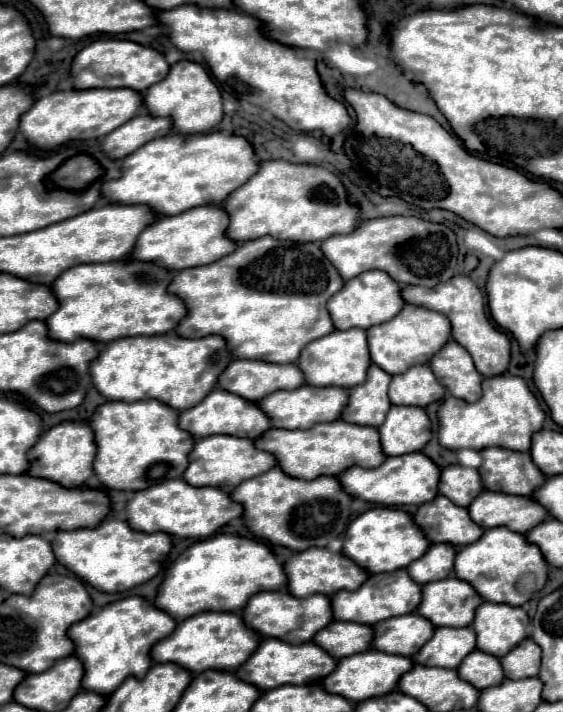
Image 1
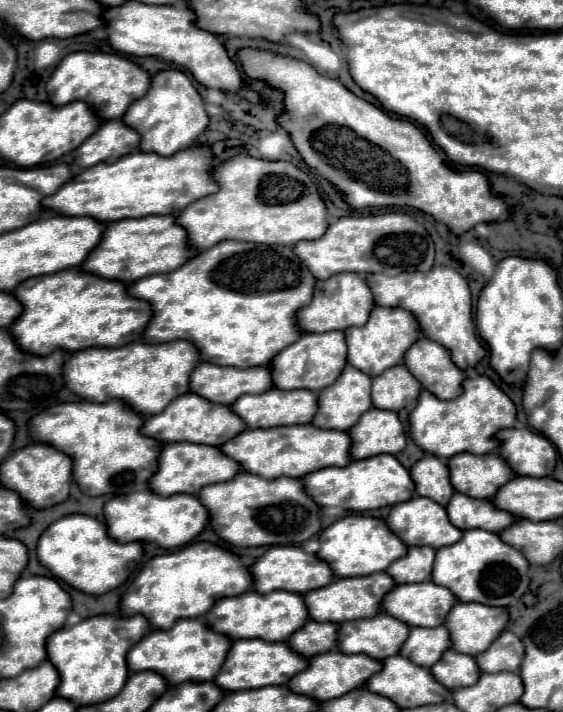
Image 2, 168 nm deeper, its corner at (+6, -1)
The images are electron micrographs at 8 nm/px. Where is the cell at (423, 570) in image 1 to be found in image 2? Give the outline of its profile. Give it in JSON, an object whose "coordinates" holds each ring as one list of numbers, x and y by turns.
{"coordinates":[[408,547,408,553,396,559,386,573,396,583,418,583,428,581,434,565,436,551,432,547]]}

